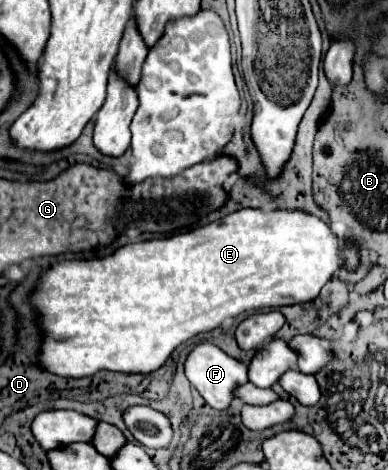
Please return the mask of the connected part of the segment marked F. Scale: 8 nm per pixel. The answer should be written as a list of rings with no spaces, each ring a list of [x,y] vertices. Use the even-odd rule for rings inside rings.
[[[200,342],[192,348],[192,352],[188,354],[188,358],[184,362],[184,372],[186,372],[186,378],[190,380],[190,384],[200,392],[200,396],[216,410],[226,410],[234,402],[232,390],[236,386],[248,382],[246,364],[228,356],[226,352],[222,352],[212,342]]]

